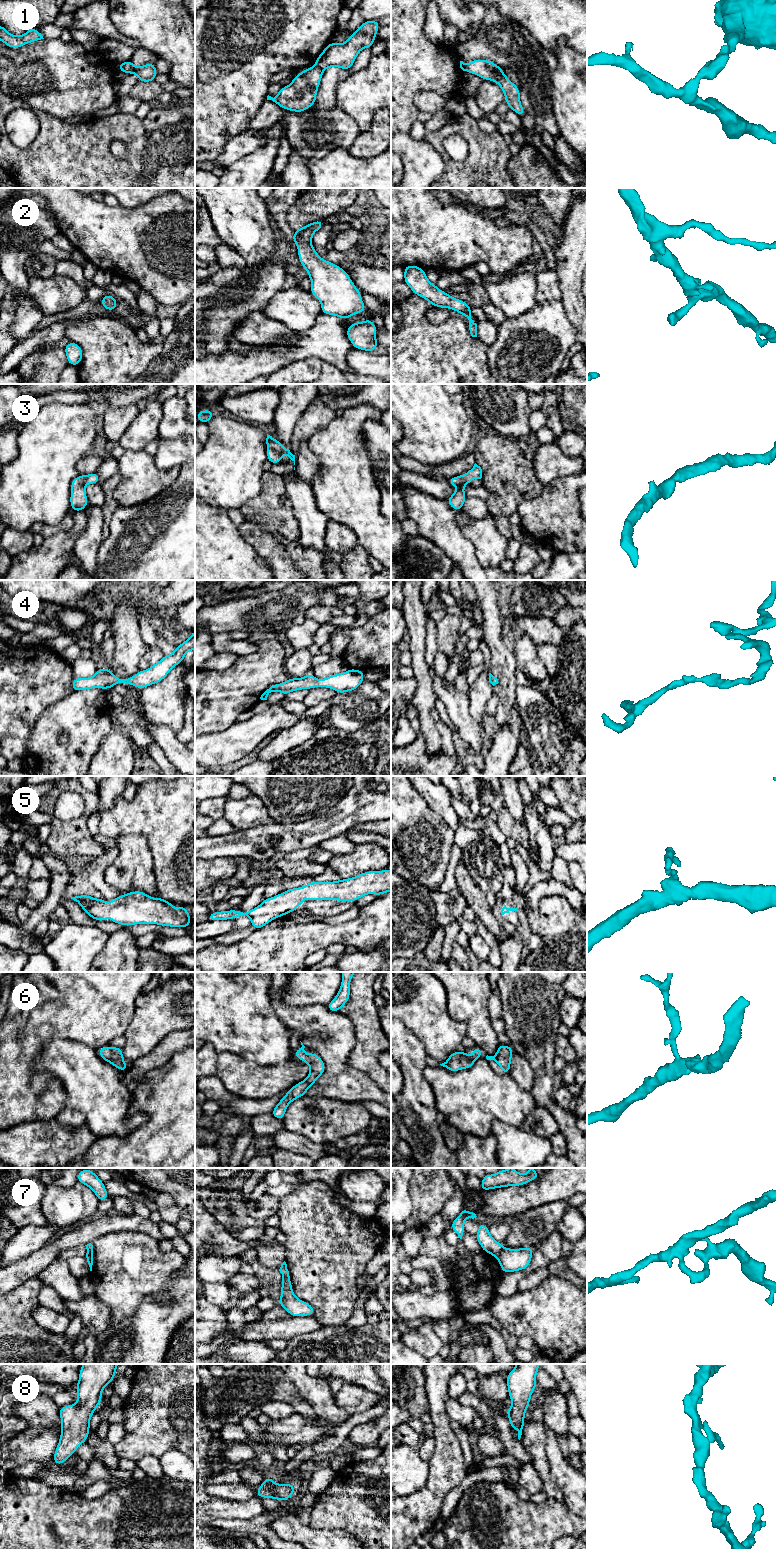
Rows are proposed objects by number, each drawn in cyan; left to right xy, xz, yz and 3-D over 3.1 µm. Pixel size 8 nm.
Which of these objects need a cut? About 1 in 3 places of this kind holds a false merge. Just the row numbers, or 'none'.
1, 7

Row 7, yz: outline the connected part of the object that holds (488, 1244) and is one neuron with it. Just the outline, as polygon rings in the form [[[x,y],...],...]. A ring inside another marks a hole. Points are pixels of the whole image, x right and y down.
[[[483,1223],[478,1224],[478,1233],[475,1237],[478,1240],[482,1250],[494,1256],[495,1258],[498,1258],[500,1251],[504,1249],[503,1245],[497,1242],[490,1235],[489,1227]]]

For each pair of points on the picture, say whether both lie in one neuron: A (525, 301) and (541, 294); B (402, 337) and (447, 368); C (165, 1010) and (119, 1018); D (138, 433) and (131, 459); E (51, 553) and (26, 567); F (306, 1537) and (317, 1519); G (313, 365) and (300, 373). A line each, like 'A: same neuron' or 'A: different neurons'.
A: different neurons
B: same neuron
C: different neurons
D: different neurons
E: same neuron
F: different neurons
G: same neuron

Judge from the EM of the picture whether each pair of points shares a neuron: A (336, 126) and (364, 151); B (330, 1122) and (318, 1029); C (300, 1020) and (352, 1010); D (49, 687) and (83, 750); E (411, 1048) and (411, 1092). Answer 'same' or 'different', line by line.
A: different
B: different
C: different
D: different
E: same

